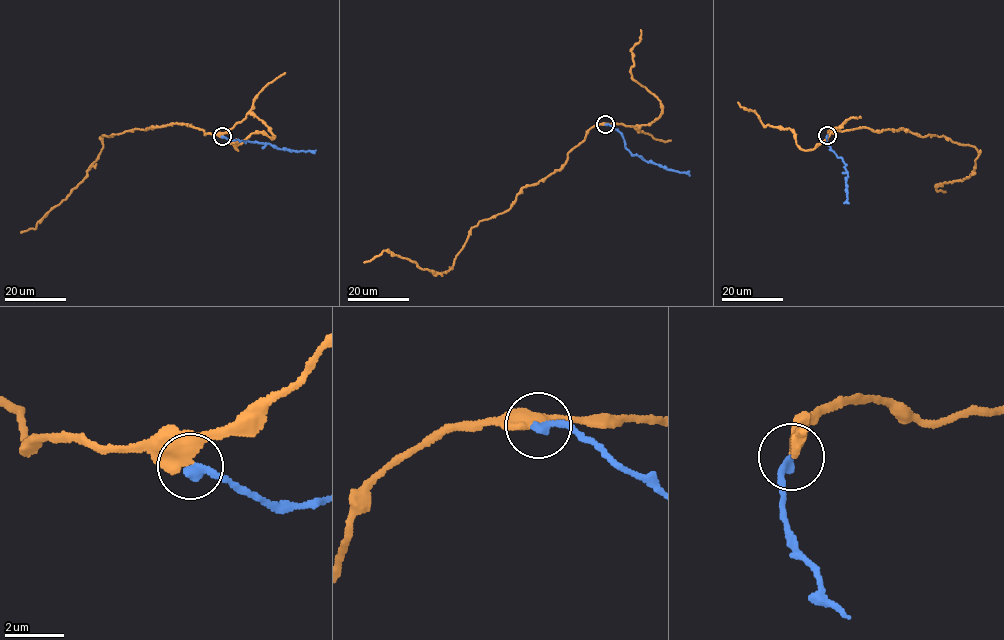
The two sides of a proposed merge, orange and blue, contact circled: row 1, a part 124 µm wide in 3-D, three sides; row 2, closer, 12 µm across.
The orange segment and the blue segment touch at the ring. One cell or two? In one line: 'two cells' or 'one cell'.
two cells

